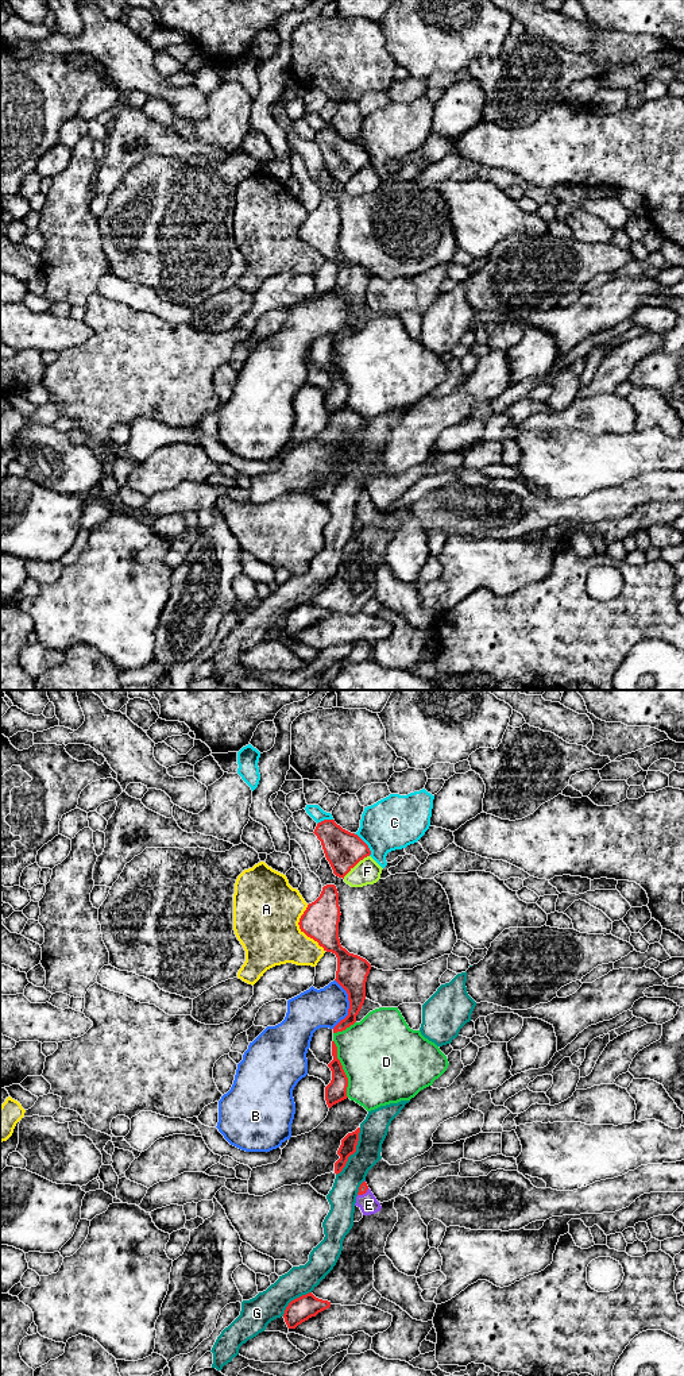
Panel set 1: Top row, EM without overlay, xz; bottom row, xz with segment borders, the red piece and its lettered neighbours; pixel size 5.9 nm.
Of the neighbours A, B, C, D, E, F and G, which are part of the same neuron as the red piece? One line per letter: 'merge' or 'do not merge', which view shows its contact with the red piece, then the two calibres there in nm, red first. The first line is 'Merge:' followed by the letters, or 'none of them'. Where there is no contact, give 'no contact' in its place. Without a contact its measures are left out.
Merge: E
A: do not merge; contact in xz; calibres 220 and 400 nm
B: do not merge; contact in xz; calibres 190 and 240 nm
C: do not merge; contact in xz; calibres 220 and 320 nm
D: do not merge; contact in xz; calibres 130 and 480 nm
E: merge; contact in xz; calibres 50 and 120 nm
F: do not merge; contact in xz; calibres 220 and 160 nm
G: do not merge; contact in xz; calibres 100 and 160 nm

